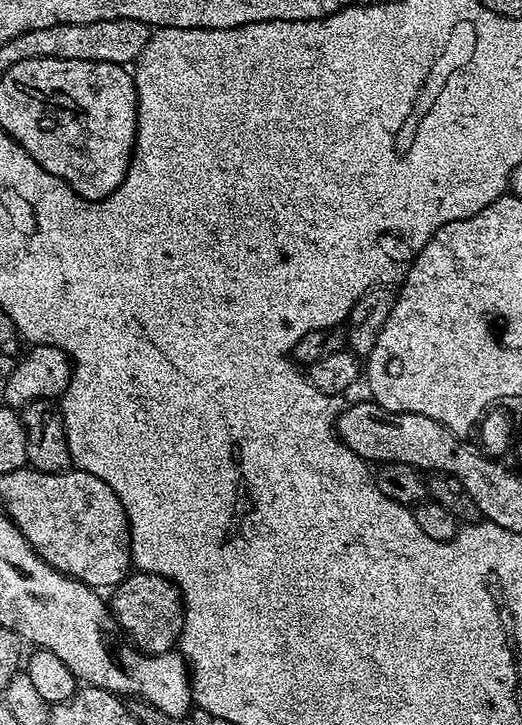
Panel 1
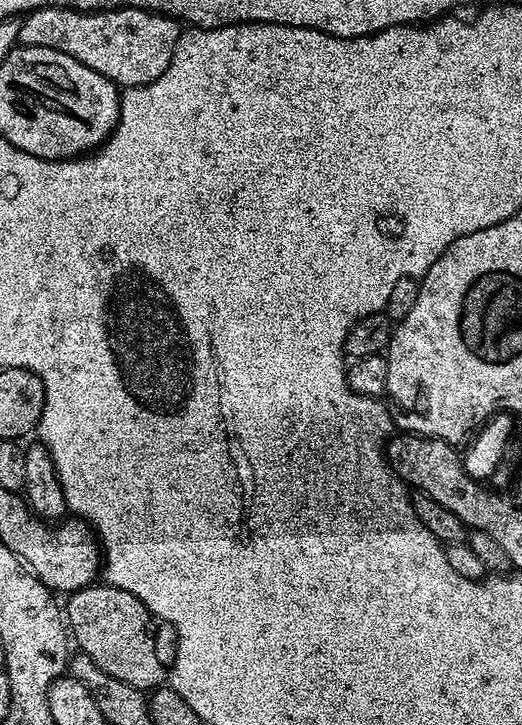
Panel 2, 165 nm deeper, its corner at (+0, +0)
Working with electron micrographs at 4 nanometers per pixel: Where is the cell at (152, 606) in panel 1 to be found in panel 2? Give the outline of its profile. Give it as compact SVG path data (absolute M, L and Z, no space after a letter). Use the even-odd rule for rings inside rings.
M93 582L87 588L71 593L67 600L66 624L70 629L71 639L75 647L85 652L94 666L98 666L98 670L110 674L110 678L118 678L118 682L126 682L141 690L155 690L165 683L166 664L165 661L164 664L160 661L160 656L156 653L156 632L152 629L154 617L137 596L107 582Z

